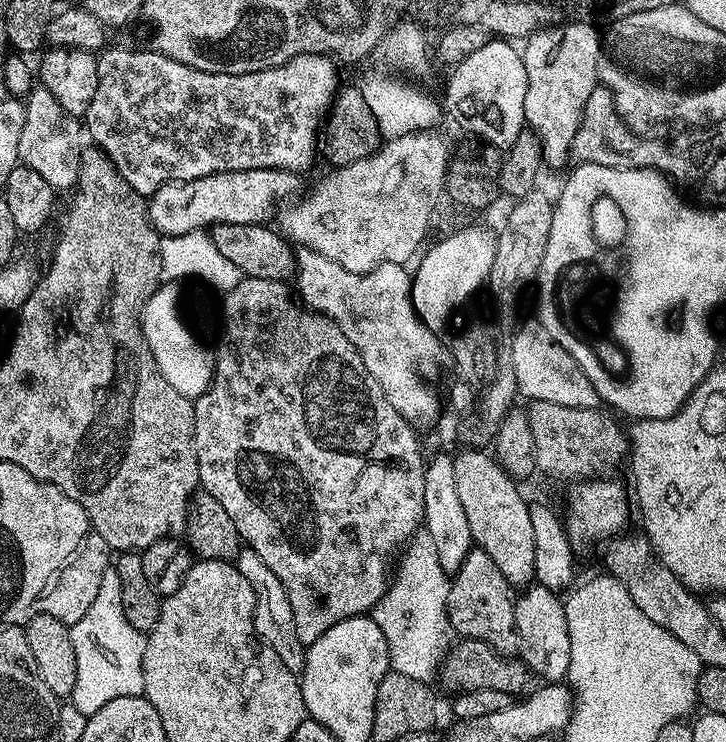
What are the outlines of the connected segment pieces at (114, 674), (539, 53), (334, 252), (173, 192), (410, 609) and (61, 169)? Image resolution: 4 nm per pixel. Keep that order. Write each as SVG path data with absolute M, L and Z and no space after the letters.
M109 566L104 571L102 586L98 586L98 595L94 597L90 610L82 614L79 622L71 625L71 630L74 658L78 658L78 678L74 681L70 697L70 703L75 708L89 717L102 710L106 702L114 702L114 698L144 695L142 658L146 636L126 622L122 582L118 582L115 567Z
M569 22L533 32L522 44L526 66L525 122L540 140L544 164L549 169L560 170L570 160L570 146L586 101L594 94L600 78L602 36L592 22Z
M424 131L406 134L405 137L394 137L392 139L385 139L380 144L378 150L373 152L371 156L362 157L362 159L354 162L353 164L344 167L337 167L335 170L329 171L330 174L305 198L301 204L293 203L292 209L289 212L281 211L278 216L278 228L281 233L286 234L287 239L293 245L300 248L309 248L312 252L322 254L326 258L330 258L330 262L338 262L338 266L342 266L351 272L370 272L382 266L383 264L402 264L407 265L408 259L412 255L415 257L421 251L420 243L424 240L424 235L428 232L428 227L432 224L432 211L436 208L436 203L439 202L440 196L445 195L446 189L444 187L444 179L448 173L448 162L452 159L454 152L453 149L448 149L448 144L439 136L439 131Z
M281 168L219 172L193 180L170 180L148 200L148 217L161 237L211 229L213 224L268 224L283 200L291 201L301 177Z
M423 530L417 531L408 541L399 560L394 568L394 579L370 615L378 622L378 630L386 634L391 671L428 682L431 676L433 679L439 673L440 665L454 643L452 624L448 620L450 576L438 562L434 538Z
M43 86L33 87L24 104L26 122L22 125L22 138L18 142L20 164L34 170L48 182L57 193L75 189L80 169L80 154L86 144L82 124L77 117L66 114L58 106L58 98Z

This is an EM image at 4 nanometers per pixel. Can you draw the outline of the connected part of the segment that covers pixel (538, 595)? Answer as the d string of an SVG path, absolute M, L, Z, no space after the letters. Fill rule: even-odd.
M535 582L527 585L521 592L524 593L517 595L514 600L514 626L518 630L520 643L519 659L524 661L533 677L541 676L540 680L544 682L563 681L570 670L570 630L566 630L564 600L546 586Z

